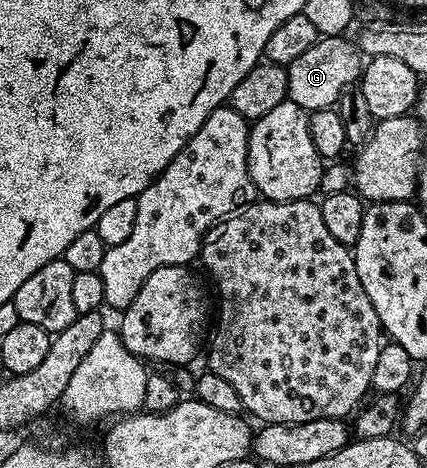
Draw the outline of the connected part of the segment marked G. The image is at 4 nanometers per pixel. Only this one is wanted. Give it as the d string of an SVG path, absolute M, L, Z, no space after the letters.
M344 35L322 36L317 39L315 46L311 46L311 50L306 50L302 56L295 58L295 62L287 65L287 98L295 102L295 106L307 113L334 107L341 93L360 81L362 53L345 39Z

